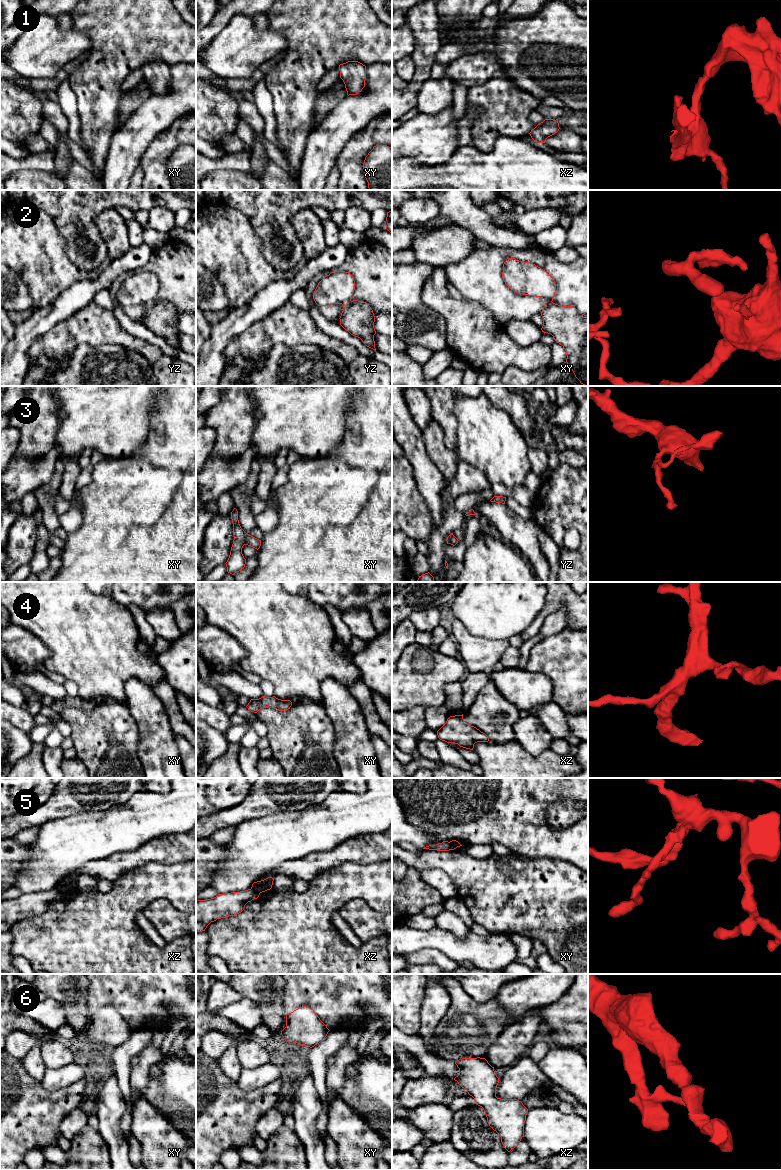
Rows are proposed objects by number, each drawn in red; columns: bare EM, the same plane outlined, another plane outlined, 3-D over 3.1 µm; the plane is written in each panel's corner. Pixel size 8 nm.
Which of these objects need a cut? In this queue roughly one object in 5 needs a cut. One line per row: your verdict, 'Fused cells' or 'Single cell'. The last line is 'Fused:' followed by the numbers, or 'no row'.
1: Single cell
2: Fused cells
3: Fused cells
4: Single cell
5: Fused cells
6: Single cell
Fused: 2, 3, 5

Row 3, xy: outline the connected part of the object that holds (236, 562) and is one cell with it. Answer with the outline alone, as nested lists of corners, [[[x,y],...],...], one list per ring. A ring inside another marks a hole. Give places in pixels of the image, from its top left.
[[[236,508],[231,512],[231,519],[233,523],[233,544],[231,547],[230,555],[227,560],[227,572],[234,575],[236,572],[241,571],[246,564],[246,559],[242,554],[242,548],[245,545],[247,533],[241,528],[238,520],[238,511]]]

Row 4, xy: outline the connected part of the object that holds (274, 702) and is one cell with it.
[[[262,696],[259,699],[251,699],[246,706],[251,712],[257,713],[260,709],[269,707],[275,708],[279,711],[286,711],[290,709],[292,702],[290,700],[281,700],[273,697]]]

